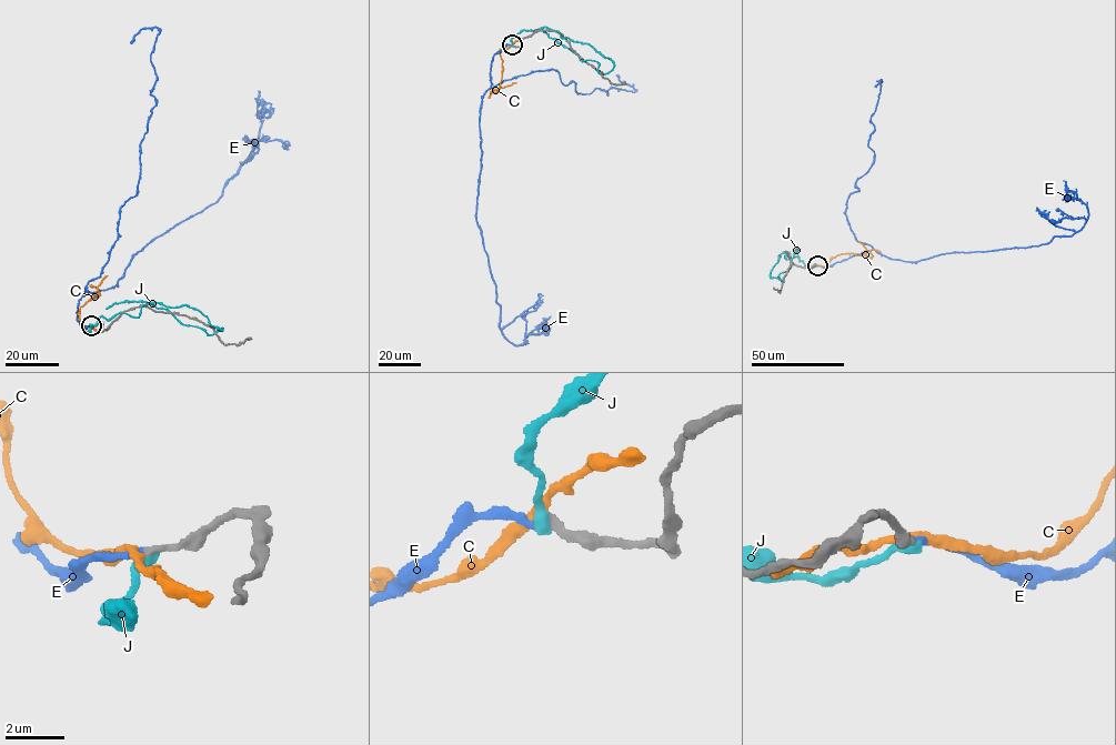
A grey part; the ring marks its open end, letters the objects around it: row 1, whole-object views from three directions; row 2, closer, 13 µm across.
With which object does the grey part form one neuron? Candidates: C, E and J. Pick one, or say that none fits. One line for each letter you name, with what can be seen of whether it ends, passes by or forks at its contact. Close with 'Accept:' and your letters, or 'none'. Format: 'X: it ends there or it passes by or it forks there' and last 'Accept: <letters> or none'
Accept: none

